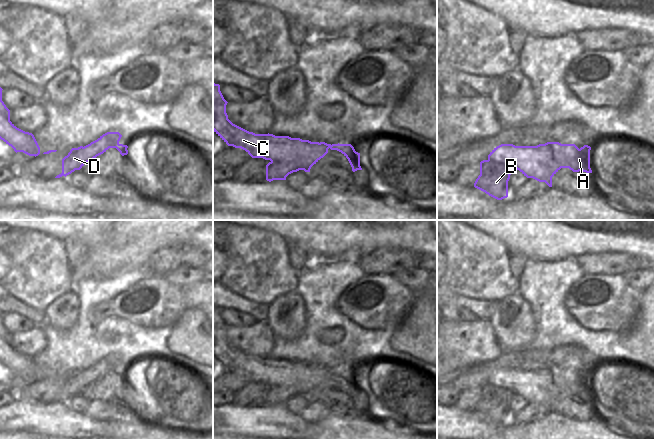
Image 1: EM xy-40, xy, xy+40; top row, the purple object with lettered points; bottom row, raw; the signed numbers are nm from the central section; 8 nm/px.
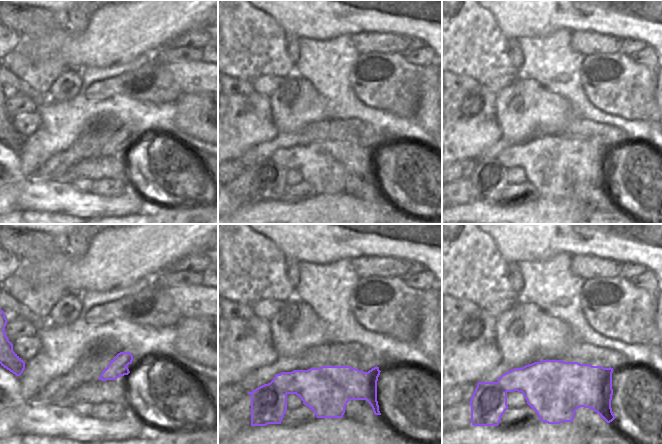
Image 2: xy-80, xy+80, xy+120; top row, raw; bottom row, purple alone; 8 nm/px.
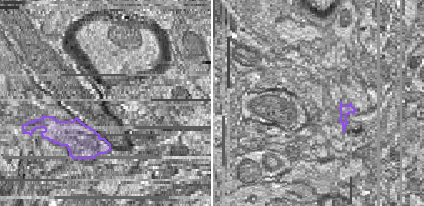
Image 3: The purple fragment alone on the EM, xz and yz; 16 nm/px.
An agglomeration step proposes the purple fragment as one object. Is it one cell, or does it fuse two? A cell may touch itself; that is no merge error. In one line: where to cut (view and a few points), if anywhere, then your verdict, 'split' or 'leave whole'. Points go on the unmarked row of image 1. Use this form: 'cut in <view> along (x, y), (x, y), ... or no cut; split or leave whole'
cut in xy along (318, 366), (306, 371), (294, 385), (271, 385); split

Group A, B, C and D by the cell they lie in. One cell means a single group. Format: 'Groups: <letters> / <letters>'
Groups: A C / B D.

